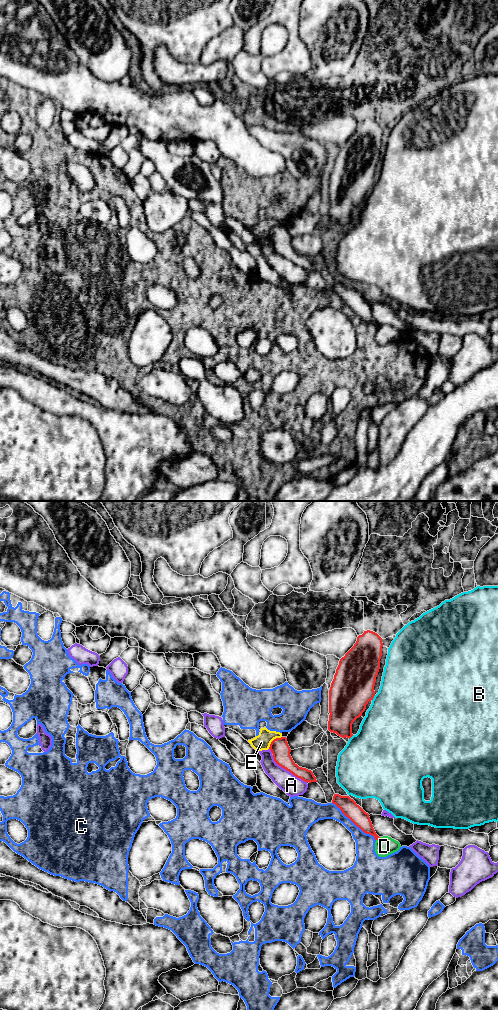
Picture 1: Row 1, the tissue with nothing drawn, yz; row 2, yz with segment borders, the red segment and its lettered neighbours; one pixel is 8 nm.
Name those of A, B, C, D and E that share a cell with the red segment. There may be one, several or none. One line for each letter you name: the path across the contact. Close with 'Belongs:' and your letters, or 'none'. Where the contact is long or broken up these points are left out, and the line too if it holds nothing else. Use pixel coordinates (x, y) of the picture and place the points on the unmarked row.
Belongs: none

